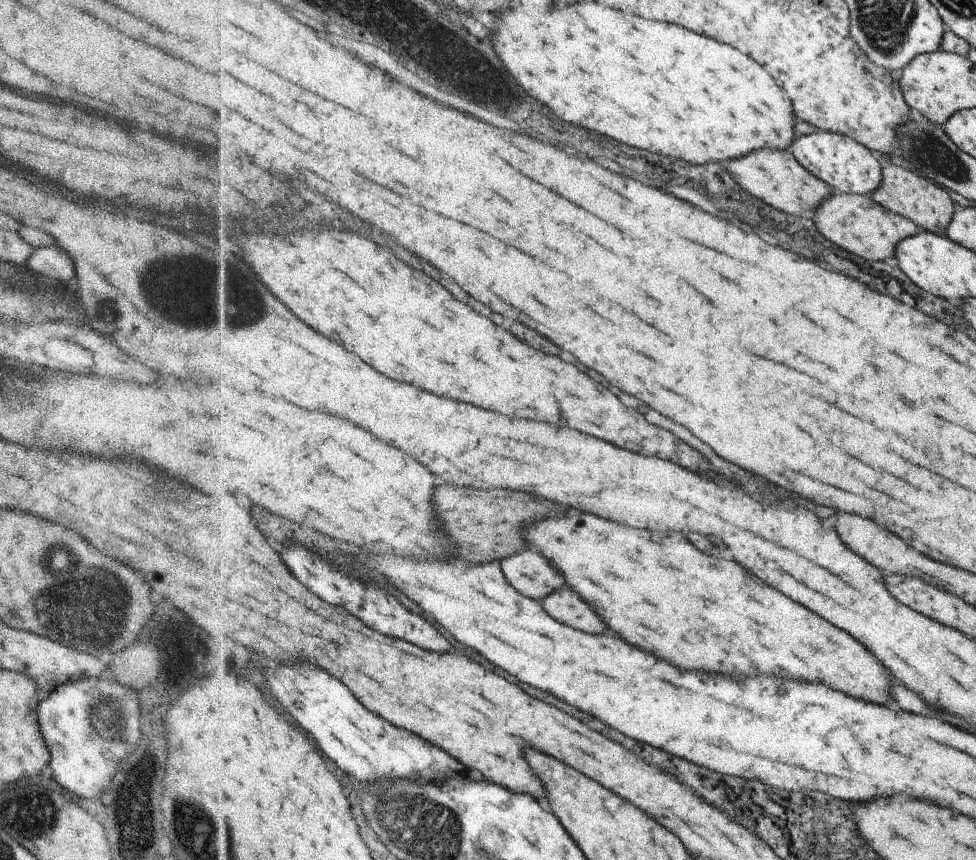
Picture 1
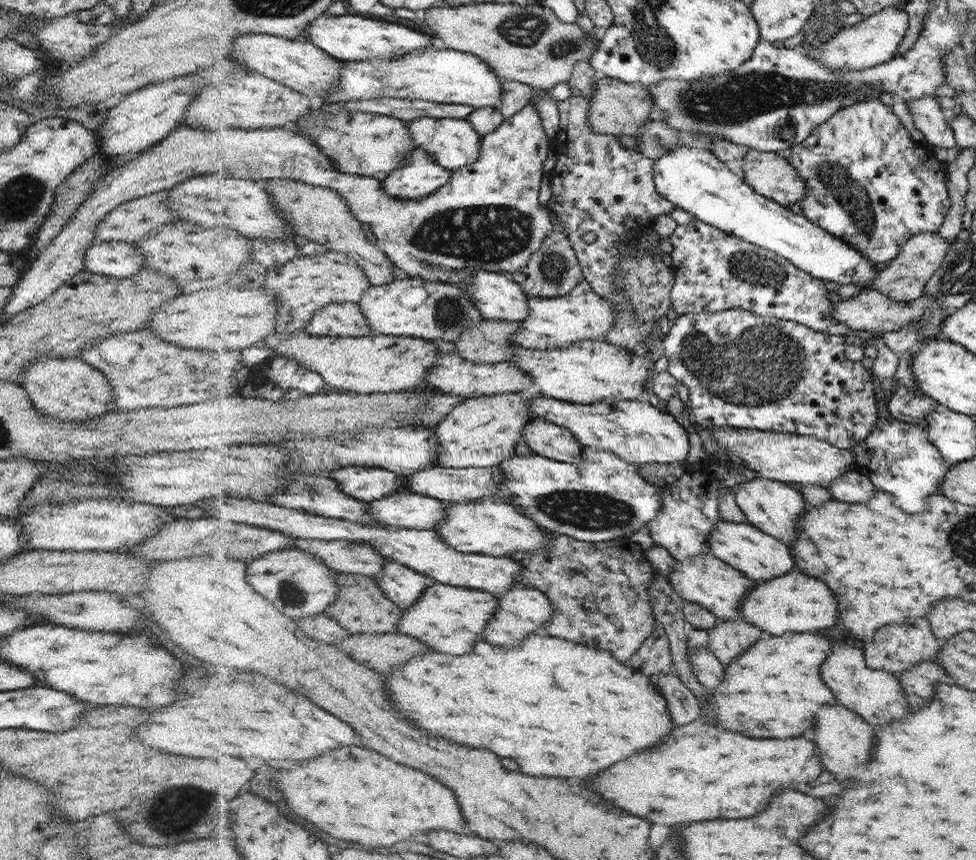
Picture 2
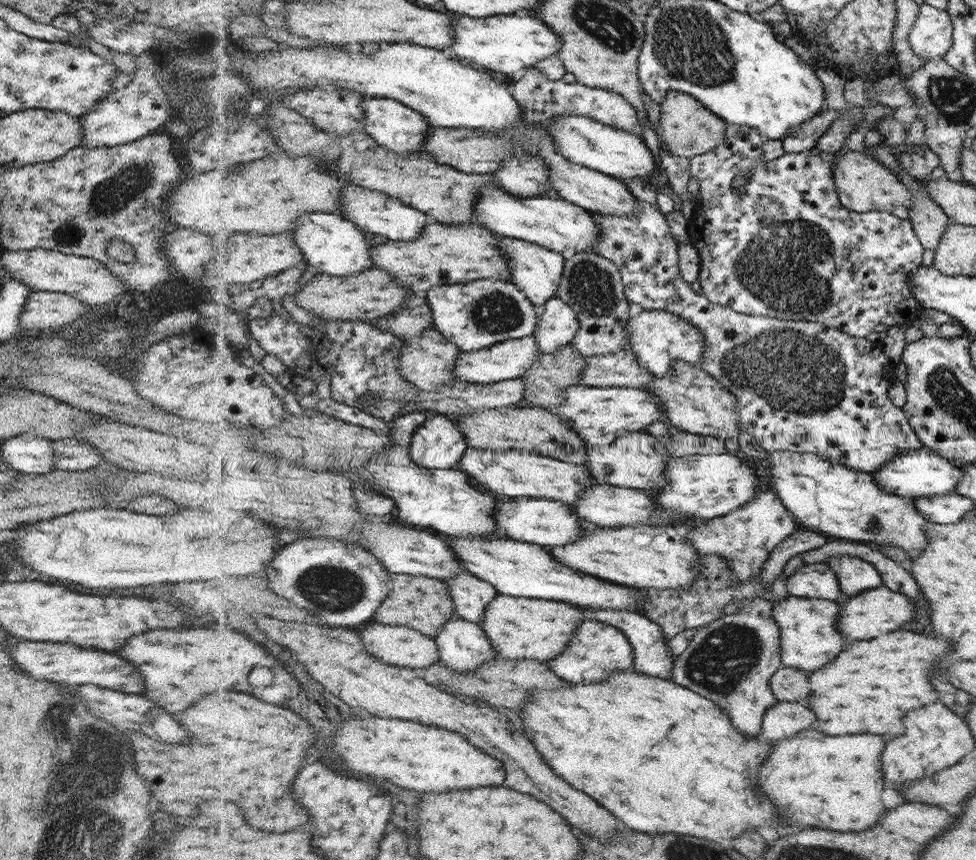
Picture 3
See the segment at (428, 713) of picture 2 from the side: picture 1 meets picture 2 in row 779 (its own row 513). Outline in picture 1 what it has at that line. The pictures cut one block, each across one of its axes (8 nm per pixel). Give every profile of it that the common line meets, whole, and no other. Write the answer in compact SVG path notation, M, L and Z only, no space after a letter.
M580 512L578 516L560 516L560 518L544 518L544 520L536 520L536 524L528 526L528 542L534 544L546 558L548 562L564 576L566 584L570 588L576 588L576 592L580 592L580 596L584 596L584 600L588 600L588 604L592 604L592 608L596 608L596 612L600 612L600 616L604 616L604 620L608 620L608 624L612 624L612 630L616 634L620 634L624 640L654 652L656 656L664 658L664 660L672 660L672 664L680 666L680 668L690 668L690 670L704 670L704 672L742 672L742 674L772 674L772 676L784 676L784 678L794 678L794 680L808 680L808 682L824 682L830 688L836 688L840 692L846 692L851 697L860 700L872 701L874 704L884 706L892 705L892 688L895 687L895 681L891 673L882 661L872 653L867 647L864 648L860 642L856 642L850 634L846 634L844 630L832 626L830 622L826 622L824 618L820 618L818 614L810 612L808 608L792 602L788 596L784 596L782 592L770 588L768 584L764 584L760 578L756 578L752 572L748 572L746 568L742 568L740 564L732 562L732 560L724 560L724 558L712 558L702 554L694 544L690 544L682 534L678 532L650 532L650 530L636 530L636 528L628 528L624 524L618 522L610 522L604 520L600 516L594 514L586 514Z

